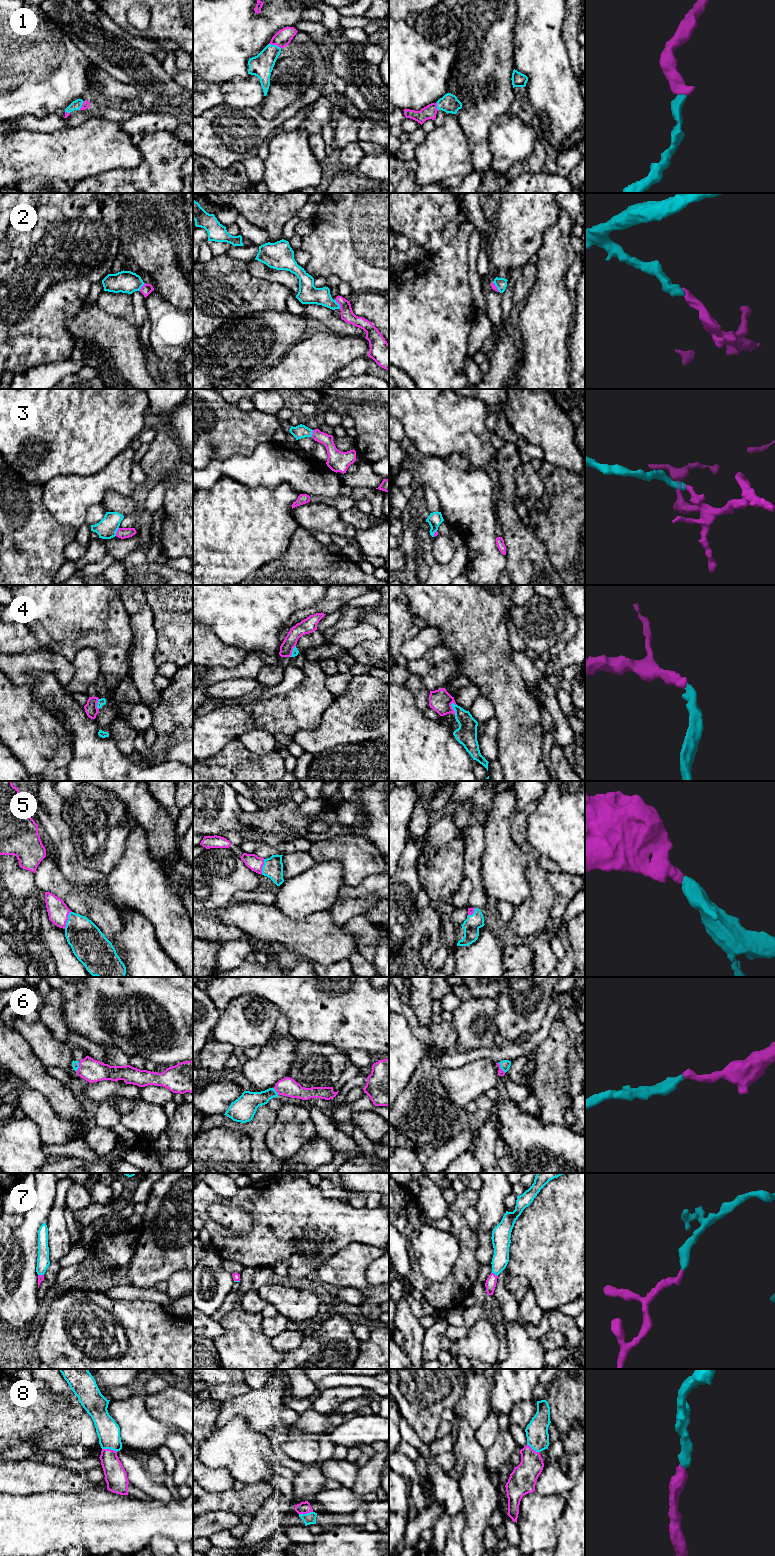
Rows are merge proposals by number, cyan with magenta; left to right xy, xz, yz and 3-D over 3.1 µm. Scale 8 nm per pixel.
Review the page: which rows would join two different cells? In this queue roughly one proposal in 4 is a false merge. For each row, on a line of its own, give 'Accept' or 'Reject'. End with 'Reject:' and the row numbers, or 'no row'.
1: Accept
2: Accept
3: Accept
4: Reject
5: Accept
6: Accept
7: Accept
8: Accept
Reject: 4

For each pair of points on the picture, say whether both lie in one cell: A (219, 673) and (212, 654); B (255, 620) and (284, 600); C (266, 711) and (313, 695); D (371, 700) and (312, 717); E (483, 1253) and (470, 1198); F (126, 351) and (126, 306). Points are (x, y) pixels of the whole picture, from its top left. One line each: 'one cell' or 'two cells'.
A: two cells
B: one cell
C: one cell
D: two cells
E: two cells
F: two cells

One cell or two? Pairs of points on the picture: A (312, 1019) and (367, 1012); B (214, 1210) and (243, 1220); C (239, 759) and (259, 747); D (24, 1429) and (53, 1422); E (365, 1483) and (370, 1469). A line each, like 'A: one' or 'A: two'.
A: one
B: one
C: two
D: one
E: one

